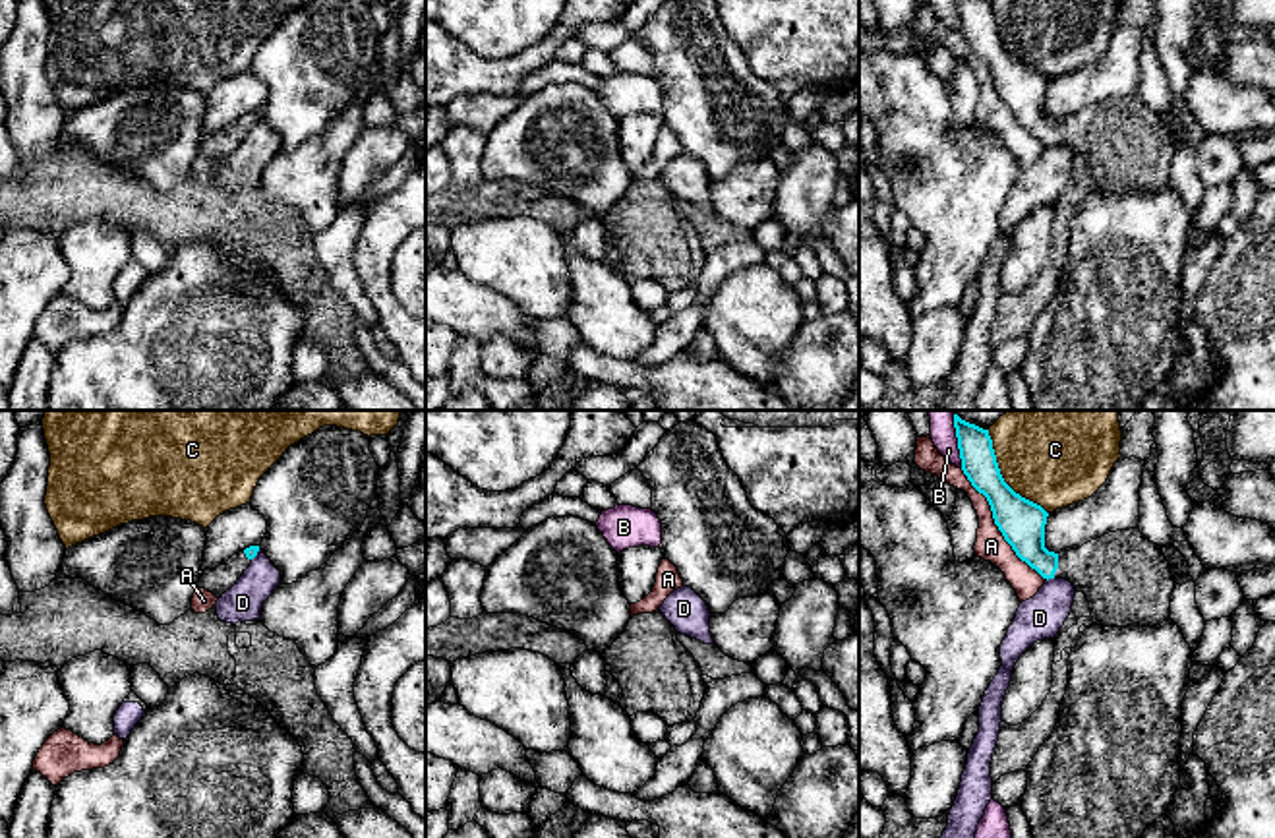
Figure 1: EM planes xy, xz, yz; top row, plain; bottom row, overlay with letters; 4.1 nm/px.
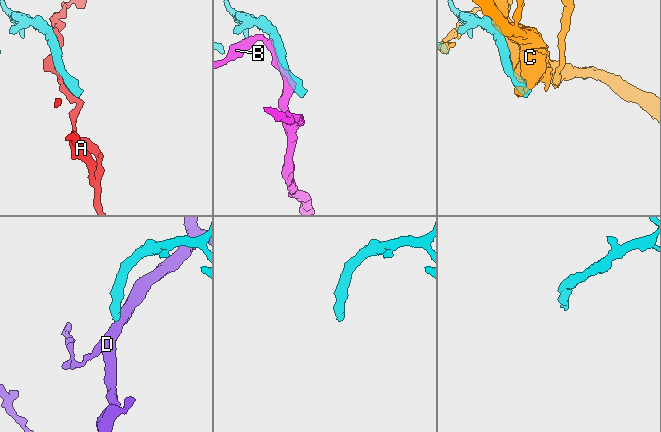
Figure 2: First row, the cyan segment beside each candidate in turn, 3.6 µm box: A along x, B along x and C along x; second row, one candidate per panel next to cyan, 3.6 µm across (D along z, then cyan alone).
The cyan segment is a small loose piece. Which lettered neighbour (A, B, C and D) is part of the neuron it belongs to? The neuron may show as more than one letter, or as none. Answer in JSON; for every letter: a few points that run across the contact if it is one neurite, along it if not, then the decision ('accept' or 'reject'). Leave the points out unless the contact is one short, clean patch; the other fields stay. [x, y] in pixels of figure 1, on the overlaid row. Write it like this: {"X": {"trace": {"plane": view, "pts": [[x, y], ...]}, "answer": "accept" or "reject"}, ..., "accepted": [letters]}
{"A": {"answer": "reject"}, "B": {"answer": "reject"}, "C": {"answer": "reject"}, "D": {"trace": {"plane": "yz", "pts": [[1053, 577], [1047, 581]]}, "answer": "reject"}, "accepted": []}

